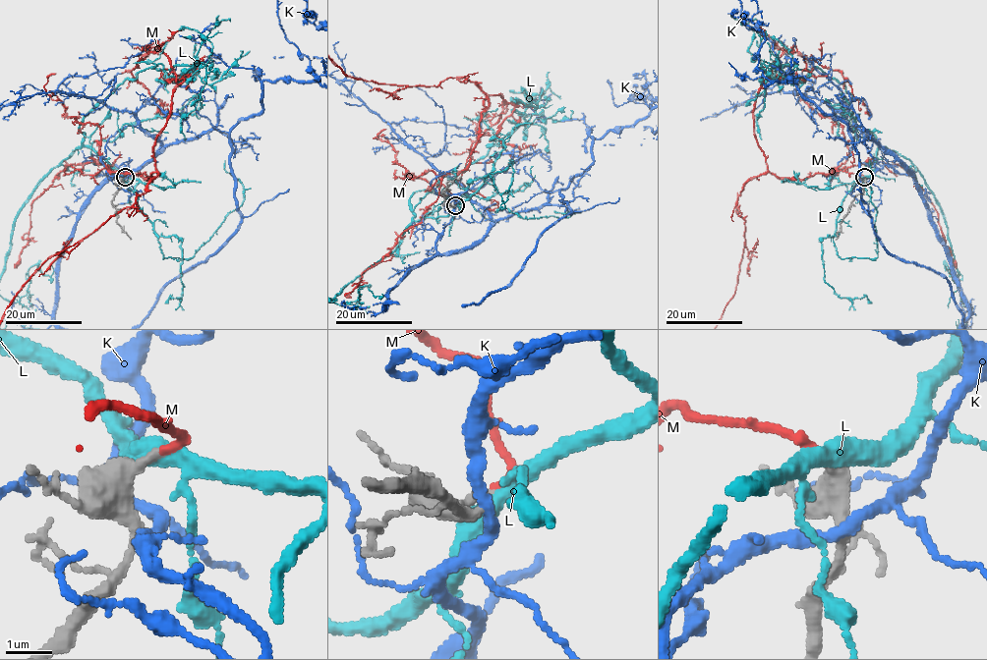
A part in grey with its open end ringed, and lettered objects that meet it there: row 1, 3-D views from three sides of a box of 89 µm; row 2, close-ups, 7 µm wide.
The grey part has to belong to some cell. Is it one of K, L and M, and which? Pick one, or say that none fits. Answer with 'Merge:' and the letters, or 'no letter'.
Merge: M

